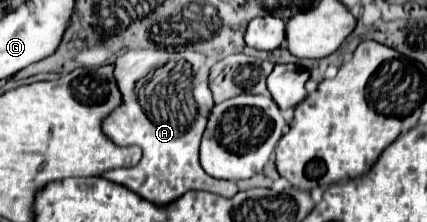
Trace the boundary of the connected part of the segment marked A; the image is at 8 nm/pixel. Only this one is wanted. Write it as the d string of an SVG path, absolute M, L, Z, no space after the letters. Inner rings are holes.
M127 50L115 60L115 78L117 78L117 88L121 90L121 106L101 122L103 134L113 140L117 146L129 146L137 144L143 150L143 158L135 168L119 168L119 170L109 170L101 174L103 178L127 186L129 190L137 192L141 198L165 206L181 198L189 190L207 190L219 196L235 196L237 184L229 180L217 180L205 174L205 170L199 164L199 142L209 118L211 108L215 106L207 76L209 76L209 64L207 58L199 52L191 50L179 50L179 52L155 52L155 50ZM185 84L191 84L191 90L185 92Z

